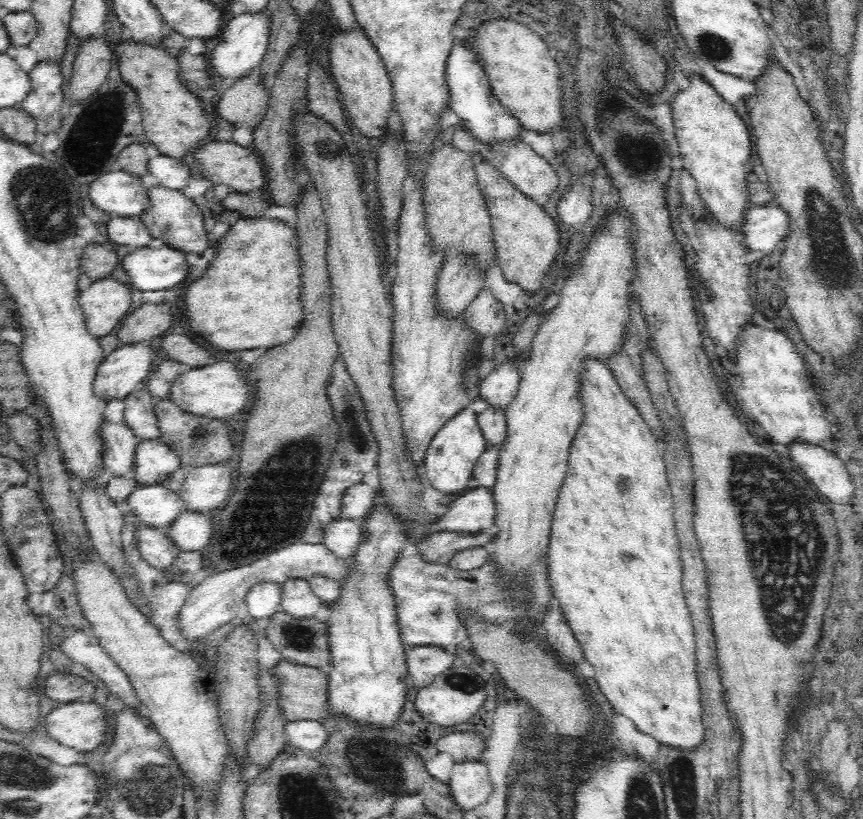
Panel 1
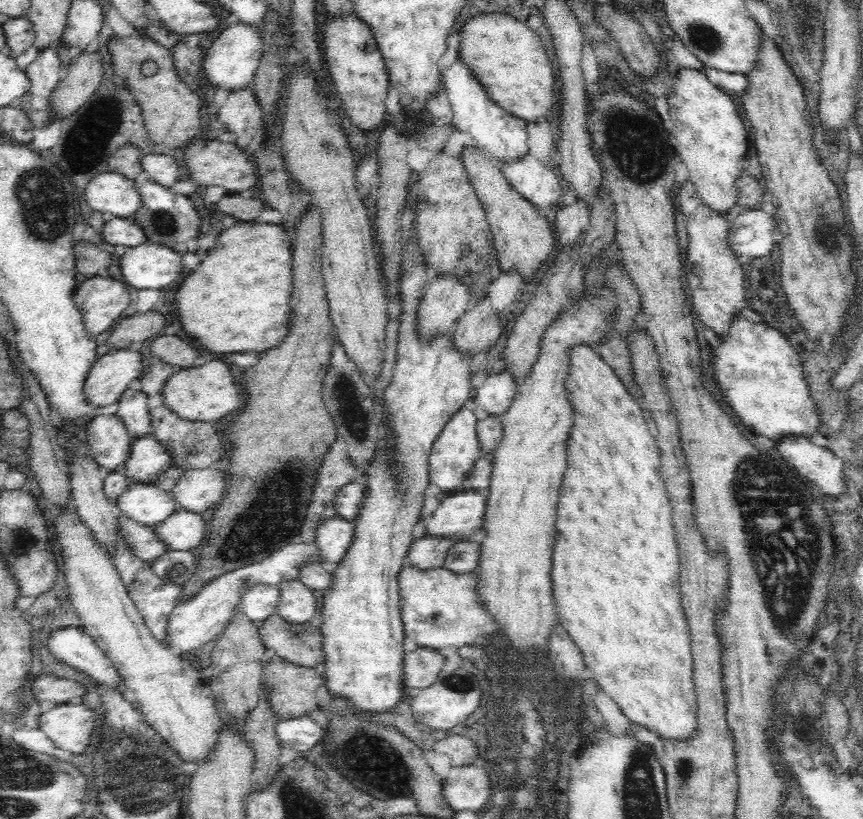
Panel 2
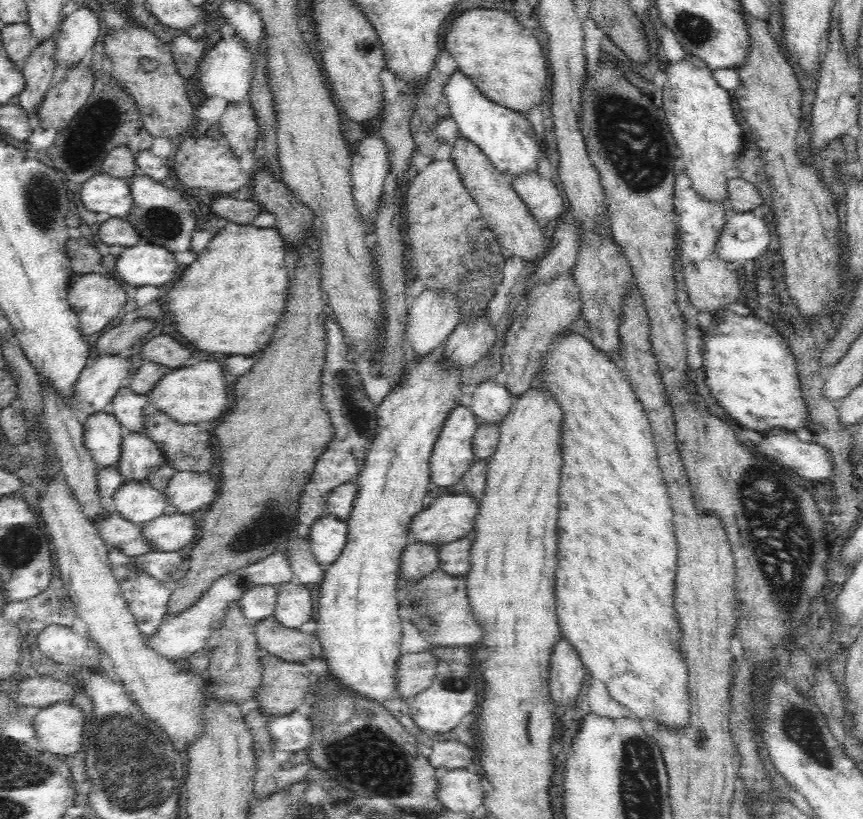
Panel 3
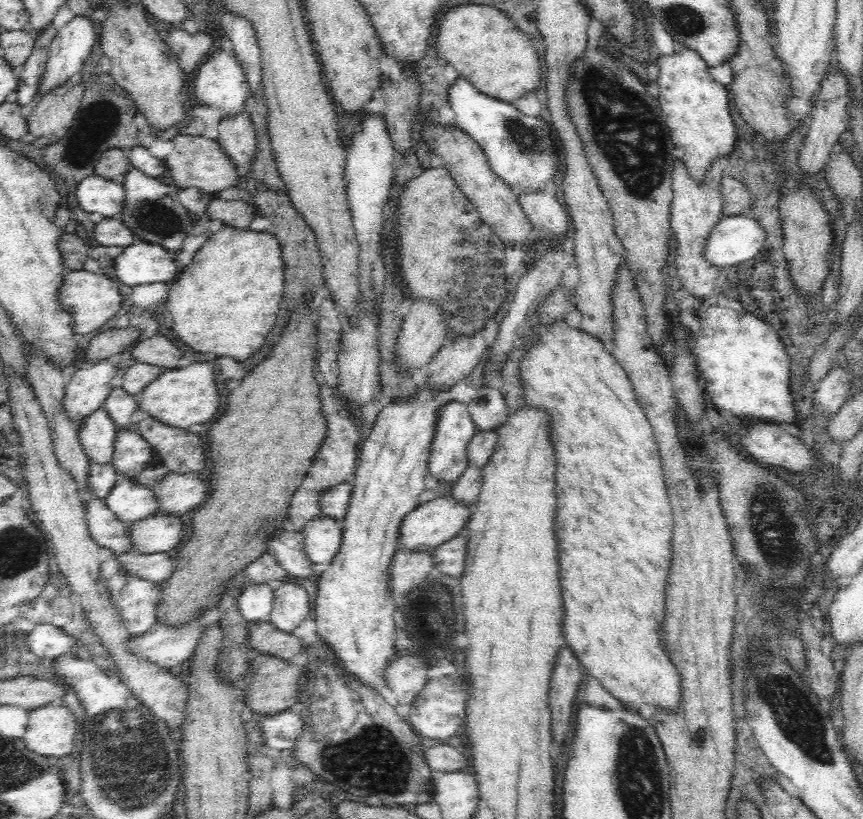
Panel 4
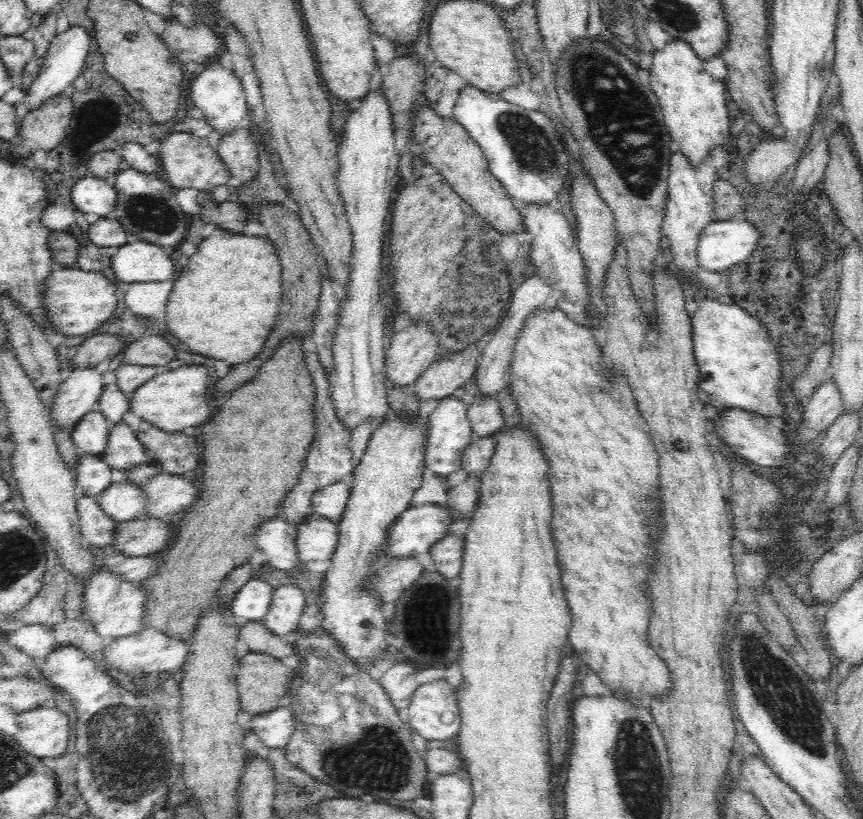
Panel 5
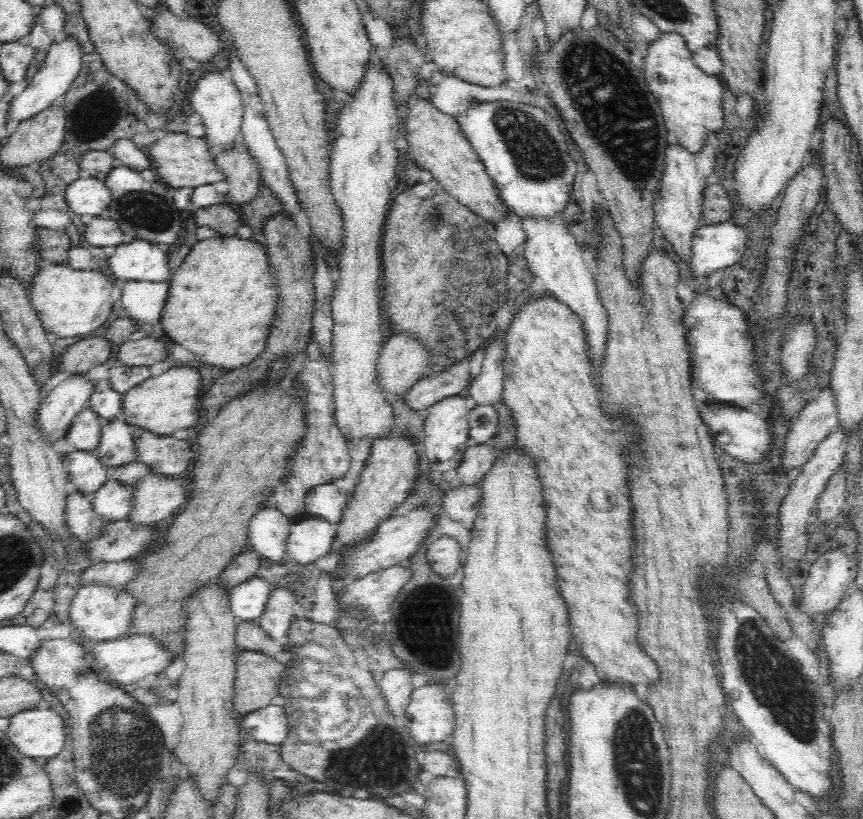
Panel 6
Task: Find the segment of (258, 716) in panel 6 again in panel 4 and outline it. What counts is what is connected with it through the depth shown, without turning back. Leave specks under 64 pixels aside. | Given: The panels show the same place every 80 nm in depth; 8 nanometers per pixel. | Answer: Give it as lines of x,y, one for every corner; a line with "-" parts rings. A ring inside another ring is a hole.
295,703
278,714
264,715
258,720
262,739
268,748
280,751
294,746
294,738
304,729
300,706
301,704

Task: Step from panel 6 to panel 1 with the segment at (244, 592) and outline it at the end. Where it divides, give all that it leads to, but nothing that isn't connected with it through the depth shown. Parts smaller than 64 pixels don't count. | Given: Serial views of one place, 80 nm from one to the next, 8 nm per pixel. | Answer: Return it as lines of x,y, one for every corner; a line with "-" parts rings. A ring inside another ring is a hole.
269,582
253,586
244,600
250,617
254,620
271,617
280,610
280,602
281,585

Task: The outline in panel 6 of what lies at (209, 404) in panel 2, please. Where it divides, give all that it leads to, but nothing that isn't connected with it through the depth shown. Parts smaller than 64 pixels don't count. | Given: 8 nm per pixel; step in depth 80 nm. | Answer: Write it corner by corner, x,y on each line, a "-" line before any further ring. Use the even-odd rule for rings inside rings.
174,368
157,377
150,377
122,394
121,415
129,426
136,426
157,436
171,436
174,431
193,428
200,418
198,392
203,392
203,370

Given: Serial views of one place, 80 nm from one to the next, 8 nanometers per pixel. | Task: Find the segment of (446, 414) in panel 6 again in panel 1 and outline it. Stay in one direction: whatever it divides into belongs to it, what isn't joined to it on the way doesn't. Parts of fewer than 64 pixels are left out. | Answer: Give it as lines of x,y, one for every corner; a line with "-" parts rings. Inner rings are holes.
466,407
434,436
425,460
425,480
443,494
458,496
467,490
467,482
473,476
472,470
486,450
486,442
477,424
477,415

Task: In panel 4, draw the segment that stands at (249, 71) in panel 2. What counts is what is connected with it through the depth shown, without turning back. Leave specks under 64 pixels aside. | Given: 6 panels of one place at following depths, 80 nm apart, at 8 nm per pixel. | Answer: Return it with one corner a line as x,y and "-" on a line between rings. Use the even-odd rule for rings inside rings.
220,49
214,50
208,60
200,66
200,72
194,80
196,104
216,109
220,121
223,121
224,119
233,119
241,112
245,112
245,102
248,97
246,78
242,65
236,59
235,52
228,53

